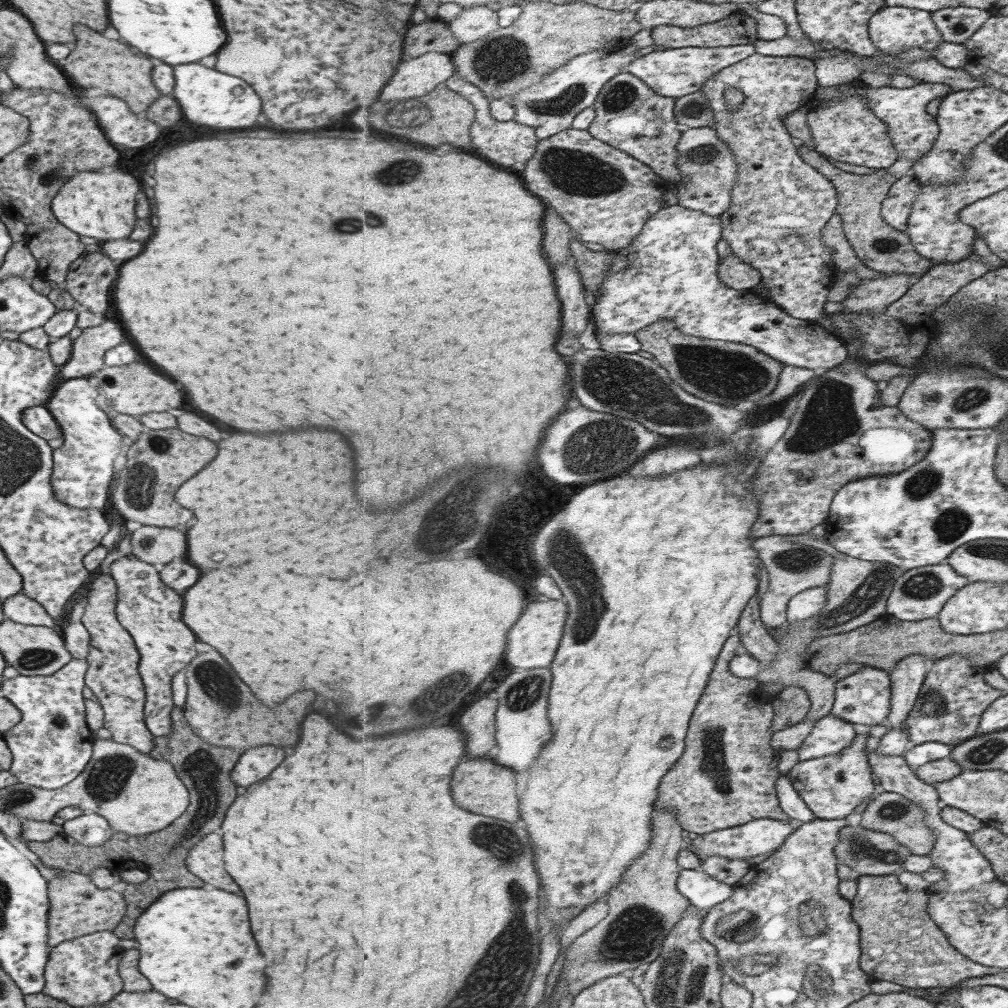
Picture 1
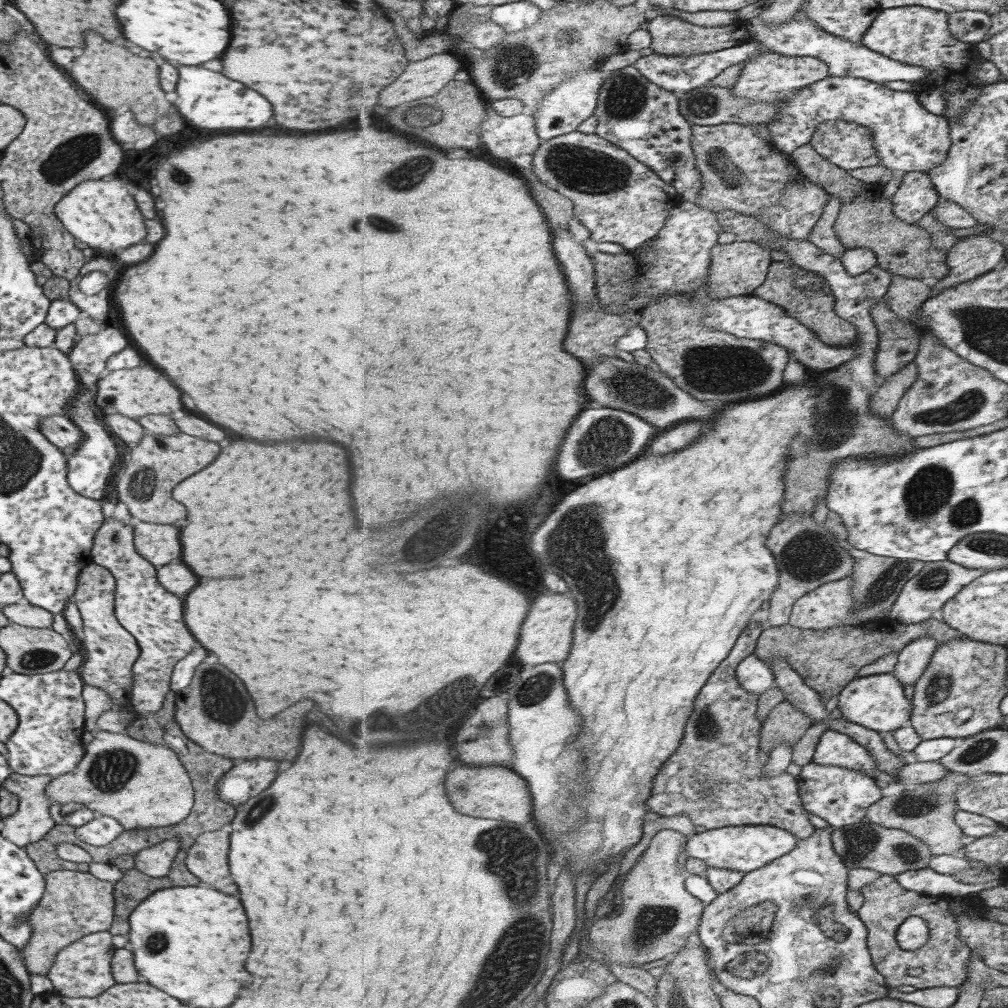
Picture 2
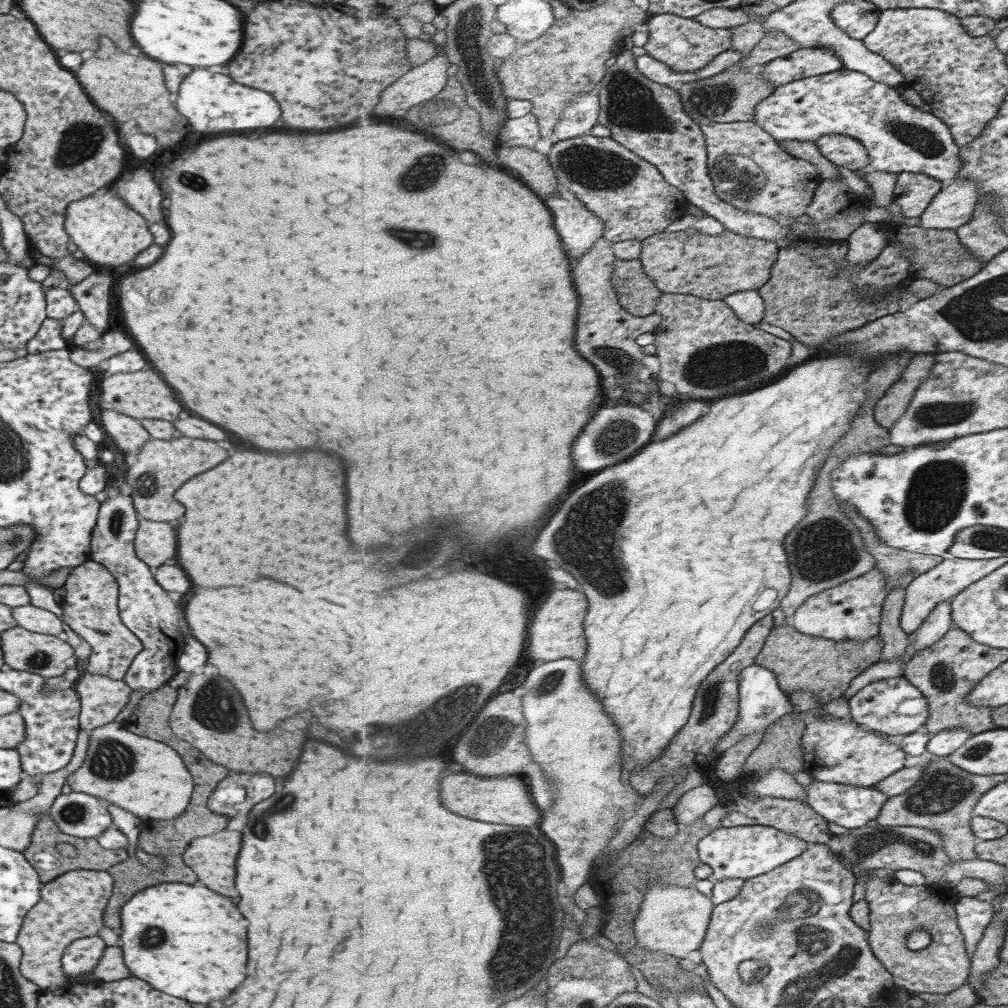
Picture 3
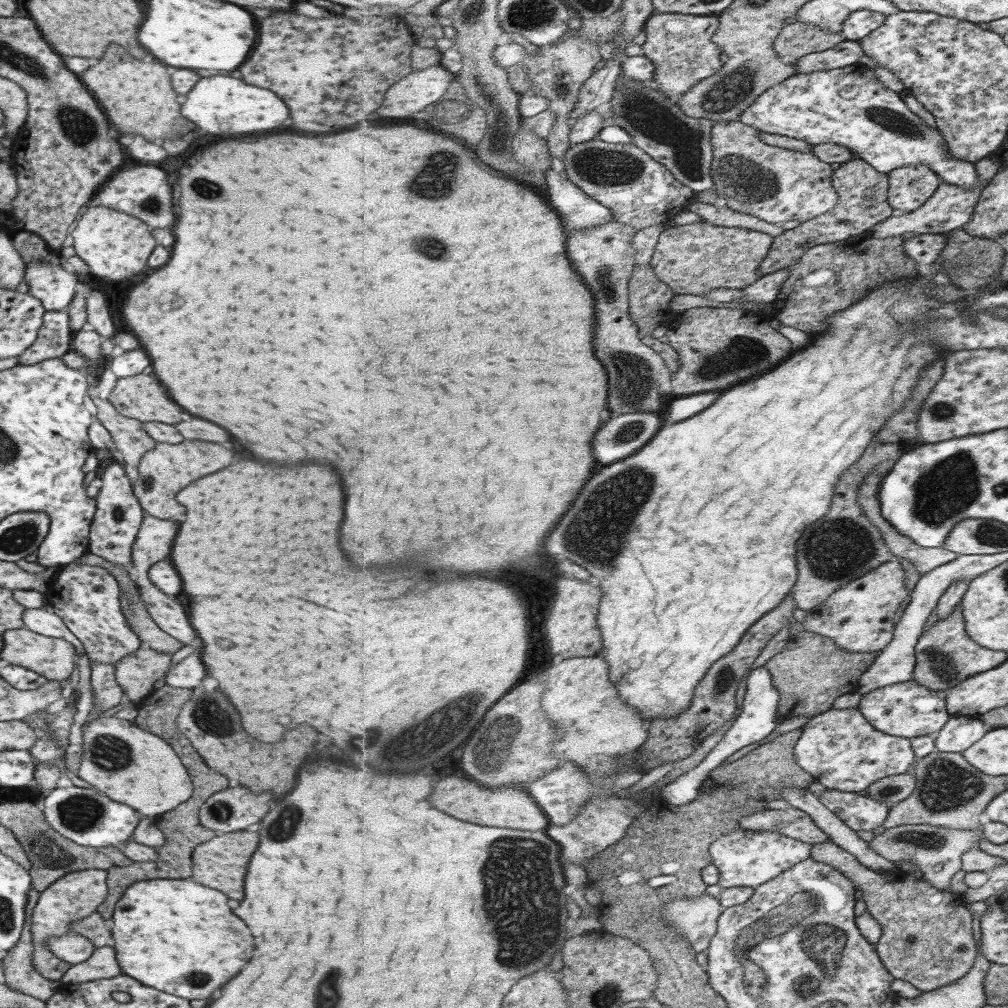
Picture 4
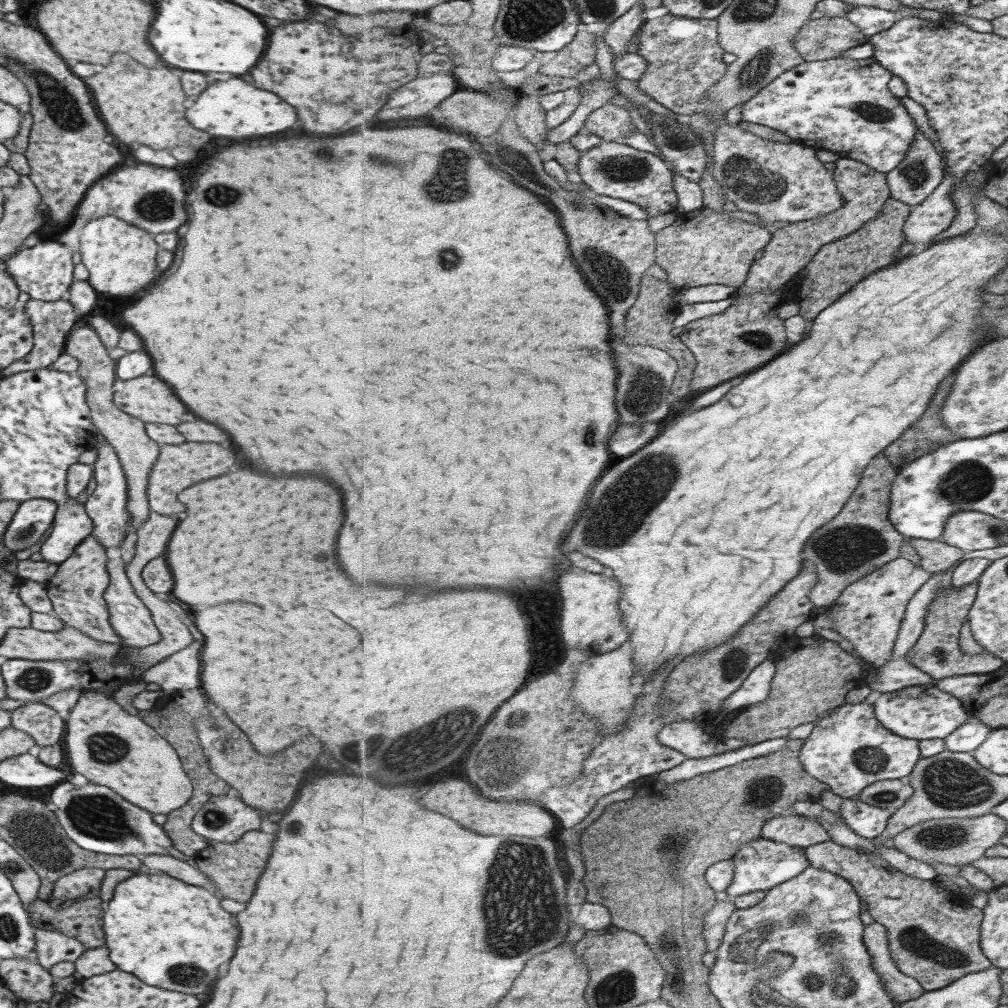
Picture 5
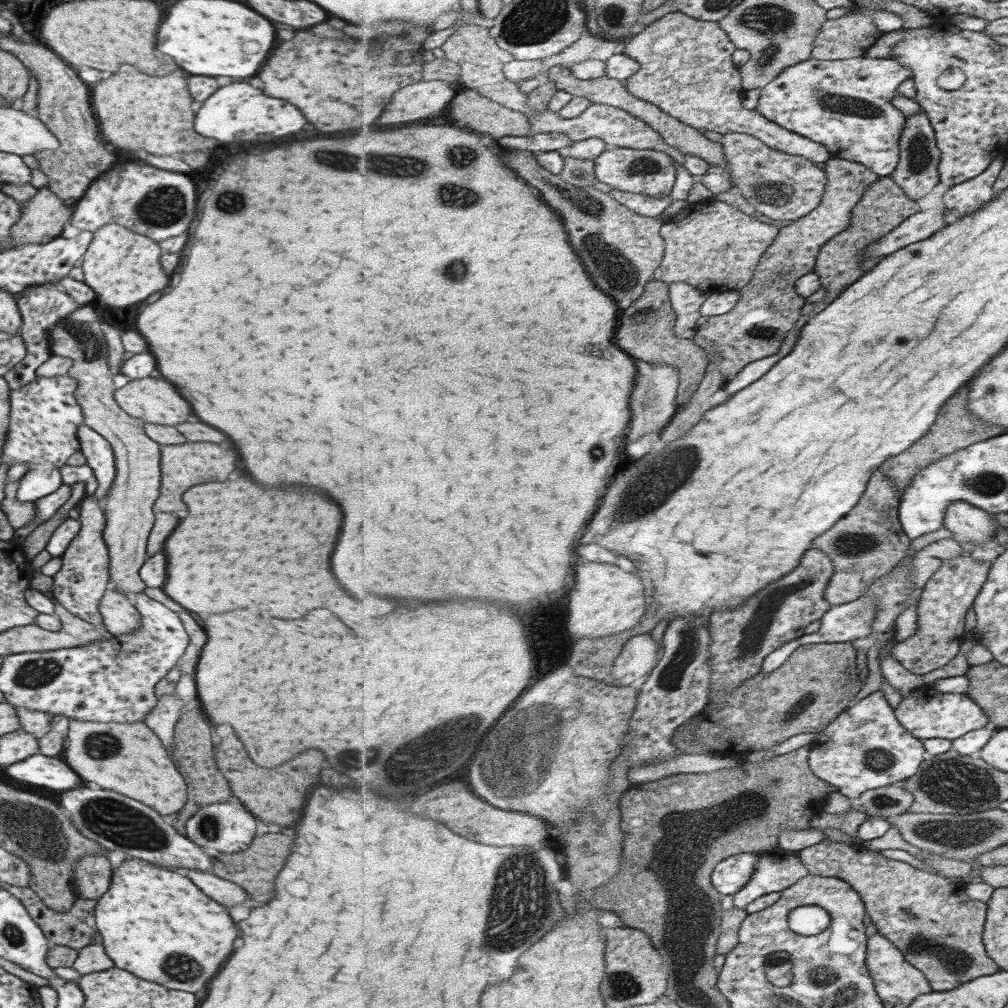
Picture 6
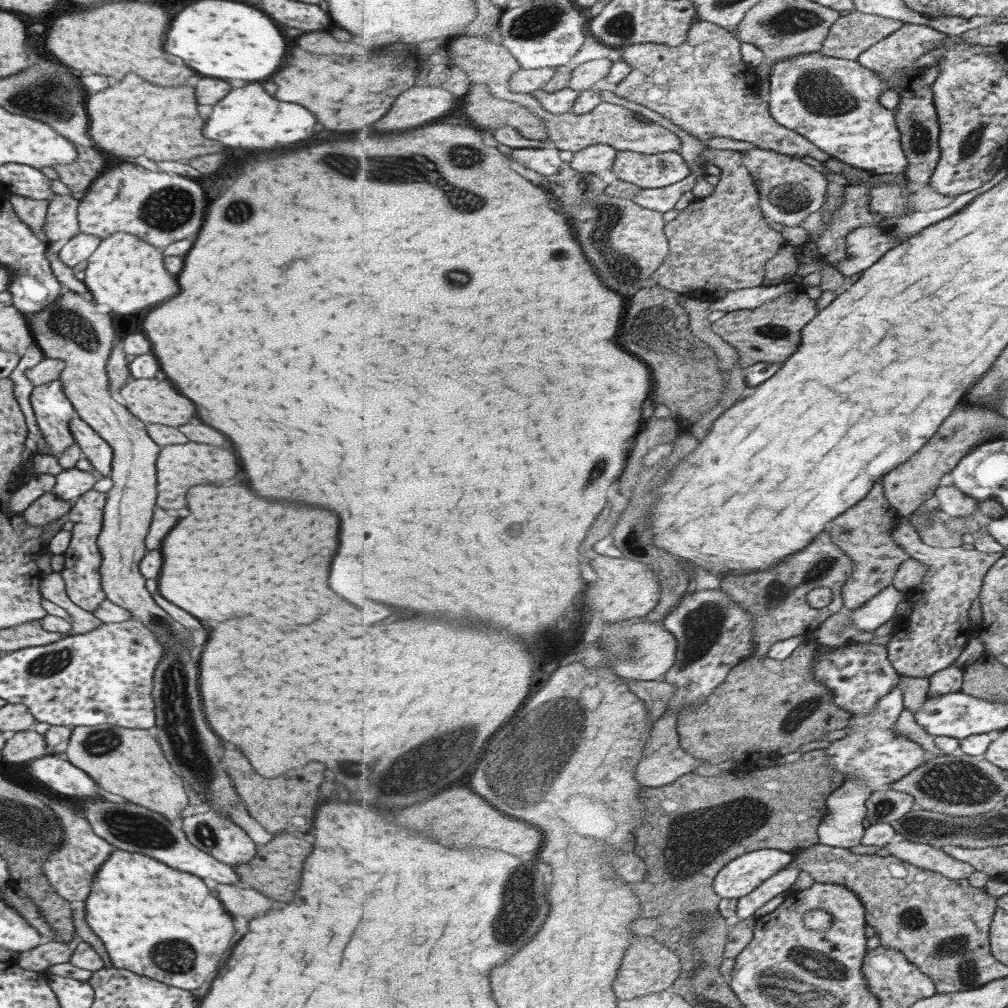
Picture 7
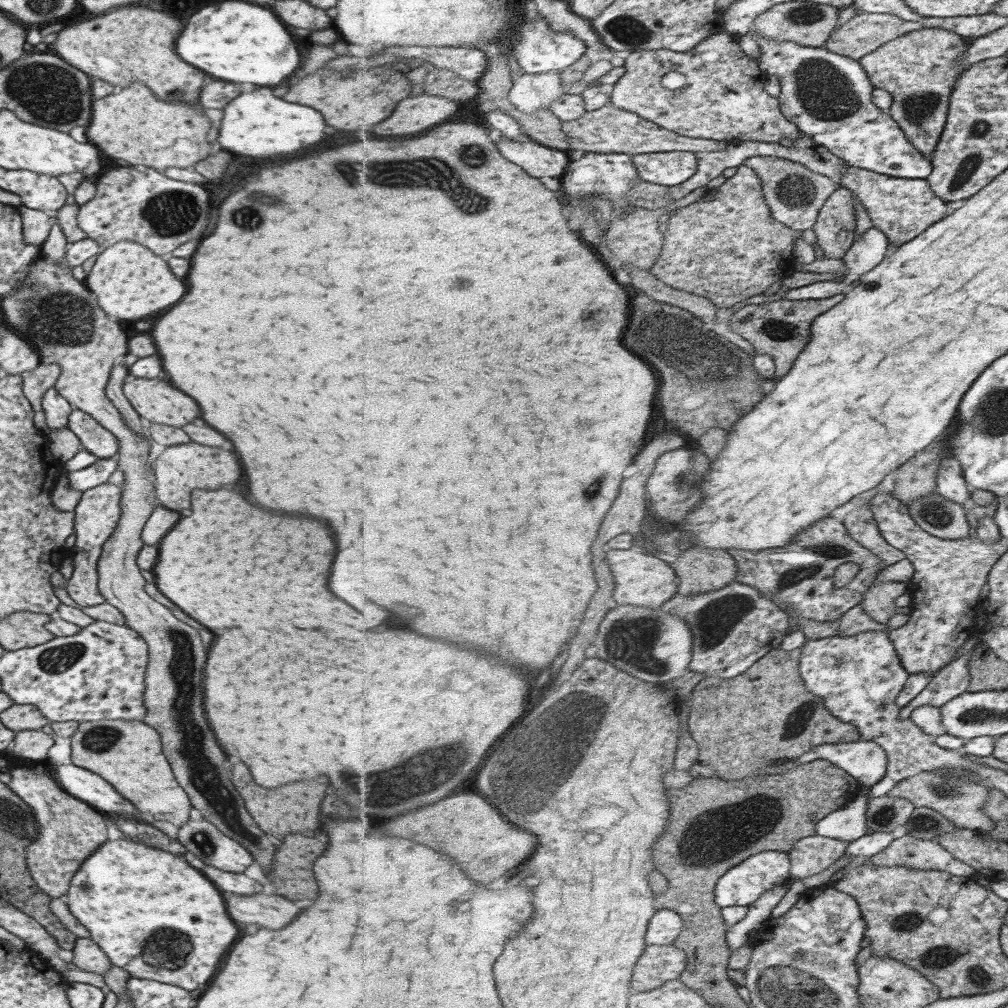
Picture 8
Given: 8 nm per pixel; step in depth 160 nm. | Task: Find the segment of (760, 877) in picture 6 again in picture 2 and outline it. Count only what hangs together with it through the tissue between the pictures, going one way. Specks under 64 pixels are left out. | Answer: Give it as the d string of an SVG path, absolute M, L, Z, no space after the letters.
M769 825L728 826L697 833L687 843L690 858L704 860L713 868L728 868L739 872L753 872L791 853L798 838L788 830Z

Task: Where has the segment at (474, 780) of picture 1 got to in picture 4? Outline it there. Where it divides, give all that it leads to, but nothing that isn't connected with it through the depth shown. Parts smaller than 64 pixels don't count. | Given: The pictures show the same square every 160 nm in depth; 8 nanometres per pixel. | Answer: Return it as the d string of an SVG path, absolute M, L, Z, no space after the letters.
M447 776L439 782L435 788L435 794L431 794L431 802L439 806L439 810L447 814L455 814L455 818L463 818L465 822L479 822L481 826L503 826L503 828L515 830L529 830L531 832L546 829L551 825L550 819L539 803L525 790L513 790L513 788L501 788L501 790L487 790L479 786L473 780Z

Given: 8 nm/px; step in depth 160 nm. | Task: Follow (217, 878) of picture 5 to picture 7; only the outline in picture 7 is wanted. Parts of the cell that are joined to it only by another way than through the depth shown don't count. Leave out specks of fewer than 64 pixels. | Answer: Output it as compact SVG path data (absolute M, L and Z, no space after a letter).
M285 832L273 835L273 838L265 845L255 849L255 855L249 863L233 865L233 871L240 878L240 885L255 889L273 900L289 902L293 898L293 892L299 886L299 874L301 874L301 864L307 856L307 842L297 840Z

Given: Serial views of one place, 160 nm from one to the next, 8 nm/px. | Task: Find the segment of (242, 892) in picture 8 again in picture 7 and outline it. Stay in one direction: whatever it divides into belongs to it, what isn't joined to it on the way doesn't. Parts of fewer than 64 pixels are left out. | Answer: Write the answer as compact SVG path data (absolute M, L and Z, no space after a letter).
M87 799L79 806L81 807L77 808L89 823L91 830L118 850L149 856L149 858L159 860L159 862L175 868L175 870L191 872L199 878L205 878L205 881L209 883L240 884L240 878L233 871L233 868L197 850L195 846L187 842L181 829L173 827L164 816L147 810L145 806L127 801L117 804L117 802L97 799Z

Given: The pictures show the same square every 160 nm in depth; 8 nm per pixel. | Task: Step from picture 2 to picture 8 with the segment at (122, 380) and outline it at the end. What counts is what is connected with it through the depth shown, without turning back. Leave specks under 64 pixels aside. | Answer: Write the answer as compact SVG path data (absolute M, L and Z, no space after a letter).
M125 380L122 393L133 410L150 423L179 428L197 418L197 404L161 380Z

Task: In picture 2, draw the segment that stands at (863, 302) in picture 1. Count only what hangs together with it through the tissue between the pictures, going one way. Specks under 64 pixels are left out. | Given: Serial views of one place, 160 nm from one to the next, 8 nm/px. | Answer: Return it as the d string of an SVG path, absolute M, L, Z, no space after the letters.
M895 275L891 282L889 292L881 301L871 307L871 314L880 330L880 348L876 356L876 369L878 370L878 389L881 389L887 378L897 374L910 362L916 360L920 349L920 332L912 331L907 322L920 324L921 308L932 293L931 288L923 280Z

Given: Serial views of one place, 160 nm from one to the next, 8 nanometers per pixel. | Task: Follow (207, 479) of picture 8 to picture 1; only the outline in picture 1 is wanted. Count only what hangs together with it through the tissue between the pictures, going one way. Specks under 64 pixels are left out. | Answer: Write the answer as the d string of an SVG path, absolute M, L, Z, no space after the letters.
M177 428L142 430L134 443L129 442L125 454L127 463L121 464L120 473L116 473L117 477L113 479L110 490L112 507L123 520L137 521L145 526L187 530L195 520L193 516L181 516L191 512L173 502L173 492L179 484L211 462L215 452L217 448L211 440L189 436Z

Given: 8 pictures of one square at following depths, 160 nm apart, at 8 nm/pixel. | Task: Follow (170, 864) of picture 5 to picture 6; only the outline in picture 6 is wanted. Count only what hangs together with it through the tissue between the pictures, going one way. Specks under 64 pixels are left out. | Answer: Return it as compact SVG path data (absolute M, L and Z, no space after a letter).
M177 870L179 874L187 876L197 888L201 888L211 900L223 904L223 906L235 906L235 904L247 904L248 894L236 884L223 880L215 874L201 870Z

